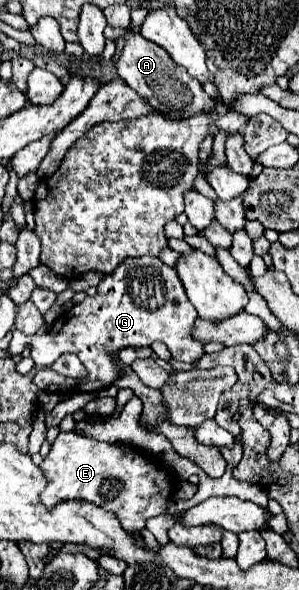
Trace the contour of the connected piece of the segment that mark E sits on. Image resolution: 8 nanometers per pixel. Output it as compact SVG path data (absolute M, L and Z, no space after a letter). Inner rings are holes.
M61 432L55 444L51 446L49 456L41 462L39 468L45 472L47 478L47 486L41 492L41 502L45 504L45 508L53 508L65 500L85 500L113 512L127 532L139 532L149 518L163 514L169 504L169 498L177 490L177 480L169 474L167 468L157 464L157 460L153 462L149 460L149 456L135 454L133 448L129 448L127 444L107 444L95 438L77 436L75 432L67 432L67 434Z

